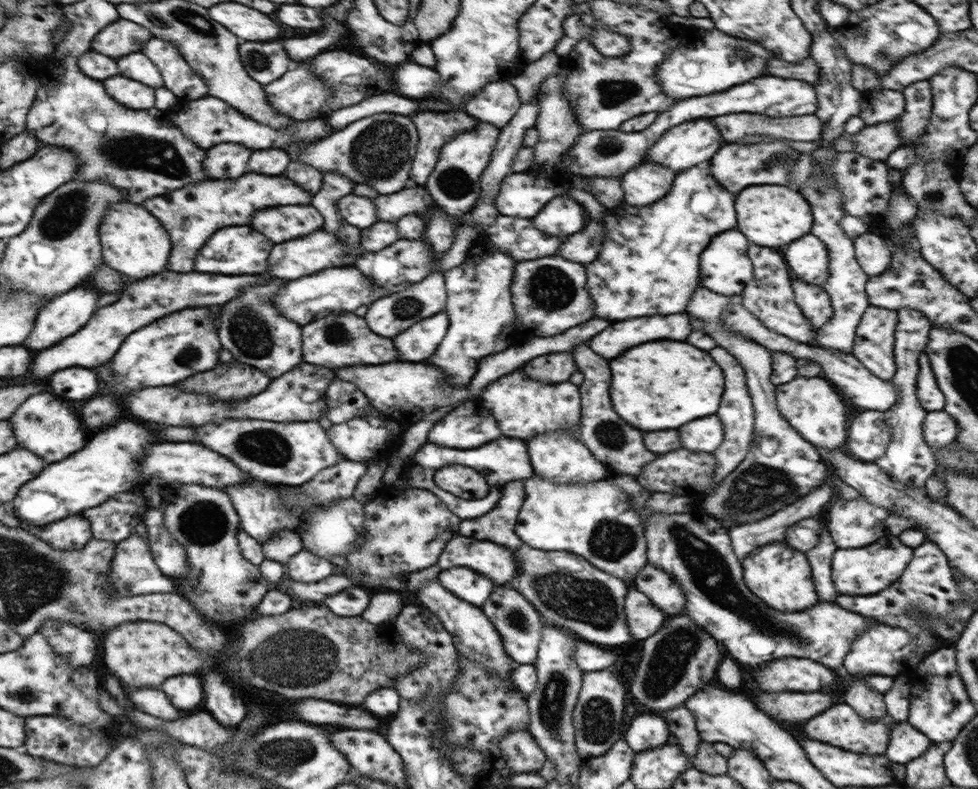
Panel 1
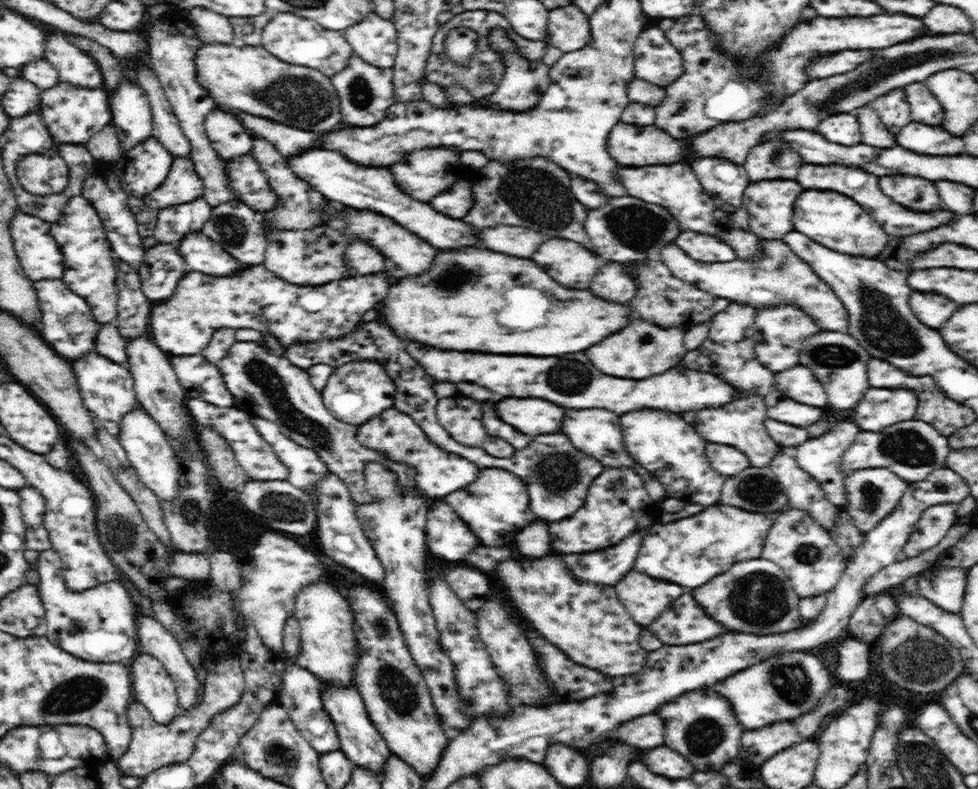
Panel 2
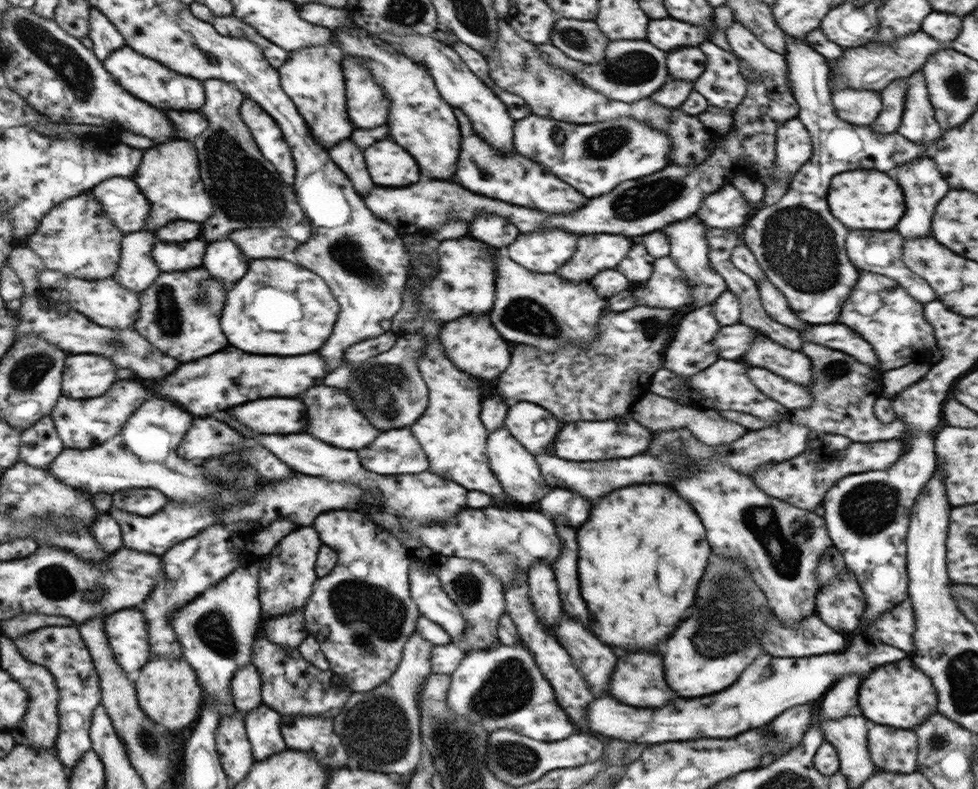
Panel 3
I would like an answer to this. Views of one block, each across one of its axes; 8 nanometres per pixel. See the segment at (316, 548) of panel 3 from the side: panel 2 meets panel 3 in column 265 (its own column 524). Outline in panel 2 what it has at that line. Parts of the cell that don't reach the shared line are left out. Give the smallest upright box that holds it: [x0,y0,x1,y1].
[491,554,648,678]

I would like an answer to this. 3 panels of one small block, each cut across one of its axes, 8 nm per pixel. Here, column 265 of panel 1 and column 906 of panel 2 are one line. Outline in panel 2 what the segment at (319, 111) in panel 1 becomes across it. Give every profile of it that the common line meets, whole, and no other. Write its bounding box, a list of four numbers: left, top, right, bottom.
[902,82,944,126]

